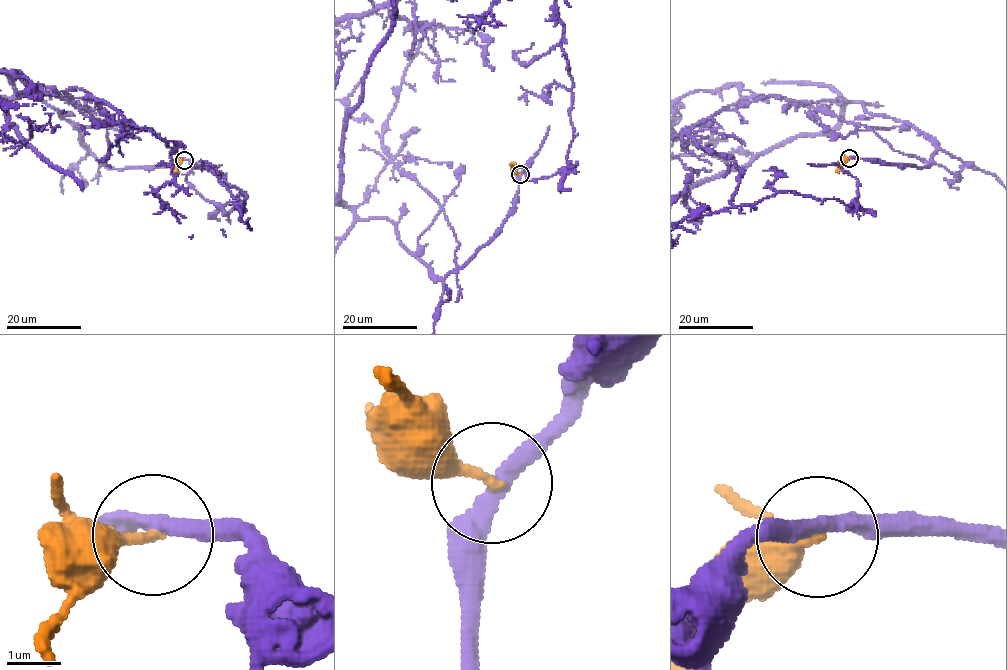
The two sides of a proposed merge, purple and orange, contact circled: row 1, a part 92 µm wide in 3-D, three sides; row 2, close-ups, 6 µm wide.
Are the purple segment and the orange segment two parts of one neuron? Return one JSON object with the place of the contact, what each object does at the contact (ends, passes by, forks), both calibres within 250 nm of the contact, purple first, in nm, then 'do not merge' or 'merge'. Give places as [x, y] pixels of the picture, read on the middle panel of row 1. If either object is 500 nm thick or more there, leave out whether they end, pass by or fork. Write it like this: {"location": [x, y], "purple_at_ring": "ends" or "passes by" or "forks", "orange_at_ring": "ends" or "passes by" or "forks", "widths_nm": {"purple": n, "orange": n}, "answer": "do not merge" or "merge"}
{"location": [520, 174], "purple_at_ring": "passes by", "orange_at_ring": "ends", "widths_nm": {"purple": 300, "orange": 220}, "answer": "do not merge"}

